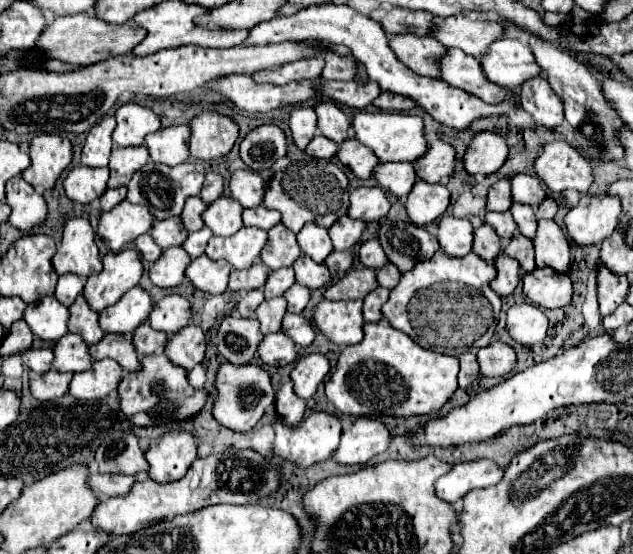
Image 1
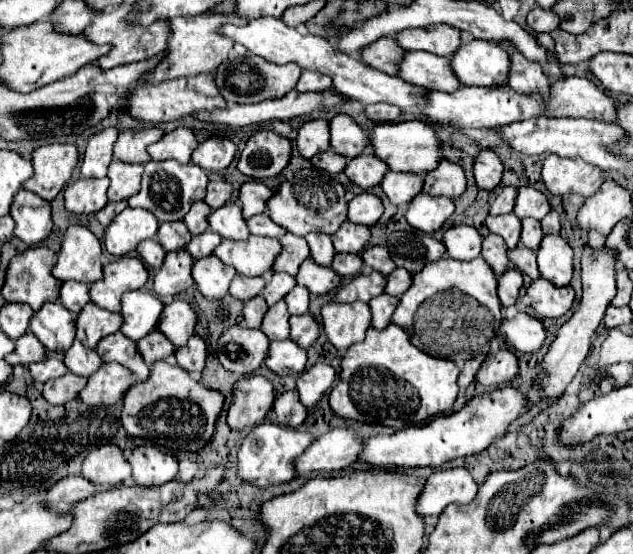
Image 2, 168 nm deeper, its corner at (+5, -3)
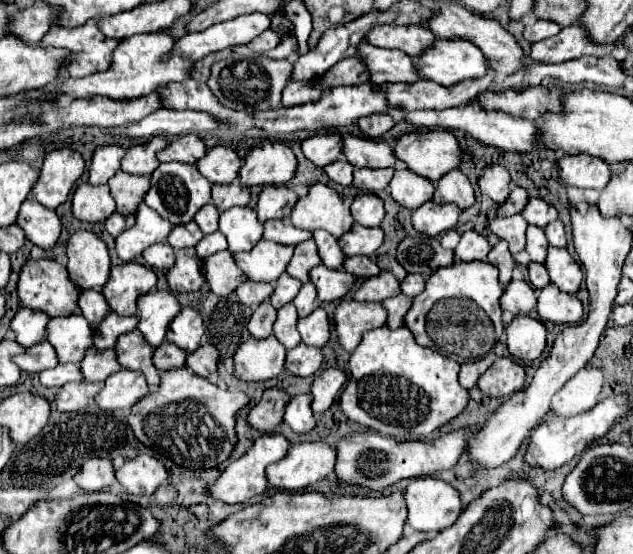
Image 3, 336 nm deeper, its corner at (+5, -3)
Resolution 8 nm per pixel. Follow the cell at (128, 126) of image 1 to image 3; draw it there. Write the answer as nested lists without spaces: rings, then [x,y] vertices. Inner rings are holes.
[[[153,137],[147,143],[131,145],[121,161],[121,169],[131,175],[151,175],[159,165],[155,153],[165,145],[167,145],[165,137]]]

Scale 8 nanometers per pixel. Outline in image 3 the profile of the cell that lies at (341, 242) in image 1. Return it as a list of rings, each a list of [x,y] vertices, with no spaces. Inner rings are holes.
[[[353,223],[353,227],[339,237],[339,247],[347,257],[351,255],[371,255],[383,243],[383,231],[379,227],[363,227]]]

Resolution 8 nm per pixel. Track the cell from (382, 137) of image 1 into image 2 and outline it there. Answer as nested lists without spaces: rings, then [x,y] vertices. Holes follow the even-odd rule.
[[[403,121],[403,123],[383,123],[373,129],[371,147],[375,149],[375,155],[381,157],[391,171],[403,171],[403,173],[415,173],[425,175],[439,167],[443,155],[441,155],[441,143],[435,135],[435,129],[425,121]]]

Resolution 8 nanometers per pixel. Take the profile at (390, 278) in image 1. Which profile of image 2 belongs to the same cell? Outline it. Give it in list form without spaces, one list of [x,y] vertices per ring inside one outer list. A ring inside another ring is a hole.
[[[395,269],[395,273],[391,273],[387,279],[389,281],[385,293],[389,295],[403,295],[411,287],[411,273],[407,273],[405,269]]]

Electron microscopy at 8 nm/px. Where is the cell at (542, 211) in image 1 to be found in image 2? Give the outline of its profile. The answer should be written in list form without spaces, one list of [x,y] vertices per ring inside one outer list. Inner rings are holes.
[[[551,211],[547,217],[543,217],[541,225],[543,225],[543,233],[545,233],[545,235],[551,235],[551,233],[559,233],[559,231],[561,231],[559,215],[557,215],[555,211]]]

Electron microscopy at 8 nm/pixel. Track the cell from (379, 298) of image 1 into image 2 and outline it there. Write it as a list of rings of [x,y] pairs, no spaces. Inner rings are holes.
[[[381,293],[379,297],[371,299],[371,303],[369,303],[371,313],[373,313],[371,325],[375,329],[385,329],[391,323],[391,315],[393,315],[397,305],[399,305],[399,297],[393,297],[393,295],[387,295],[387,293]]]

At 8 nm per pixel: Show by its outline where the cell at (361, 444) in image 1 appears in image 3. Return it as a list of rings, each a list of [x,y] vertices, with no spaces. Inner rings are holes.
[[[325,441],[295,443],[279,463],[267,467],[269,487],[283,491],[305,489],[333,473],[335,457],[335,449]]]

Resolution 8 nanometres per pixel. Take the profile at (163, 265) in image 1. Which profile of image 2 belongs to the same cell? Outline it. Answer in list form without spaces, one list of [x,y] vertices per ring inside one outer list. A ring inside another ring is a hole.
[[[187,251],[167,253],[163,267],[155,273],[155,293],[157,295],[177,295],[193,285],[191,277],[193,257]]]

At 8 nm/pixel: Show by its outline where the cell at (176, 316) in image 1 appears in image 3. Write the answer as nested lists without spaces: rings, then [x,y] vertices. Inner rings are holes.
[[[181,307],[179,317],[171,321],[171,329],[167,331],[167,341],[181,347],[185,353],[193,353],[201,345],[203,333],[205,329],[201,315],[191,307]]]

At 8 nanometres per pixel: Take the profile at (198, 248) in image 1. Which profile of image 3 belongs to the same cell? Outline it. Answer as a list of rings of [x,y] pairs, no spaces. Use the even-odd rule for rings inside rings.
[[[215,231],[211,235],[205,235],[197,245],[195,245],[195,251],[201,259],[213,255],[213,253],[219,253],[219,251],[225,251],[227,249],[227,241],[223,237],[223,233]]]

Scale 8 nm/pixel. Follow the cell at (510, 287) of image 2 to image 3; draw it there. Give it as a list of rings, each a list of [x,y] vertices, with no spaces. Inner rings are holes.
[[[513,279],[511,285],[507,285],[505,293],[501,295],[501,309],[511,311],[515,315],[531,313],[535,303],[537,303],[535,291],[525,281],[517,281],[517,279]]]

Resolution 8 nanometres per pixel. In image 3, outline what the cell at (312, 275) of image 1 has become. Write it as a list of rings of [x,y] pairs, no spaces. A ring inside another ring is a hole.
[[[317,265],[311,269],[311,283],[317,287],[317,299],[319,301],[337,301],[355,283],[355,275],[343,271],[343,269],[329,269],[325,265]]]

